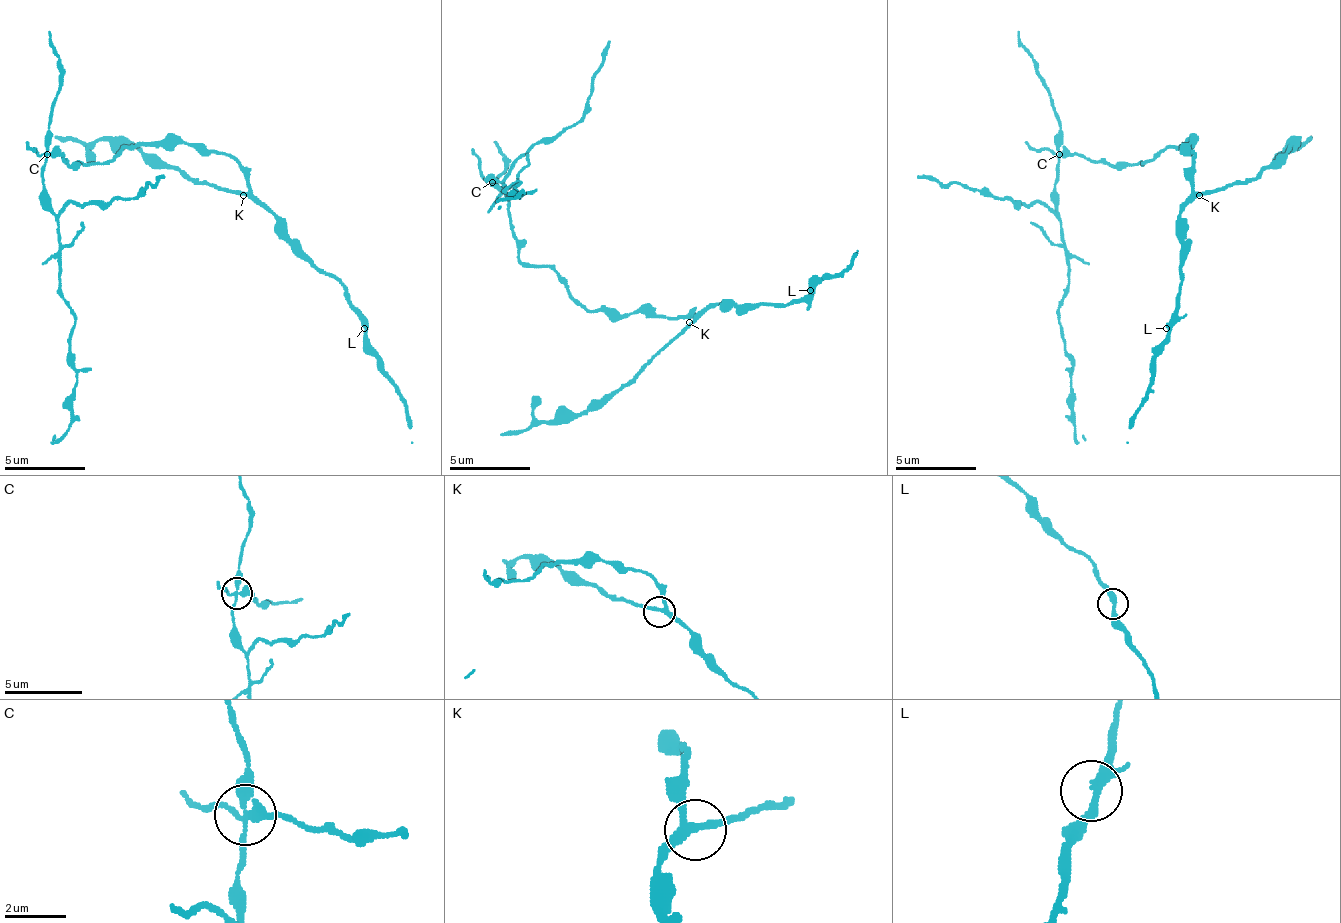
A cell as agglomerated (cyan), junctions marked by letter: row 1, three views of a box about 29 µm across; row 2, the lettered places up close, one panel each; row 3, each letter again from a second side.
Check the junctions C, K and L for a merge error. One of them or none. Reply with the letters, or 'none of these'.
C

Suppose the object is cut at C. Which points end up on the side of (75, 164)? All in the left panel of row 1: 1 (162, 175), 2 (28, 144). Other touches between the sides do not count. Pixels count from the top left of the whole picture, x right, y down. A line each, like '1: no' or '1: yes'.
1: no
2: yes

